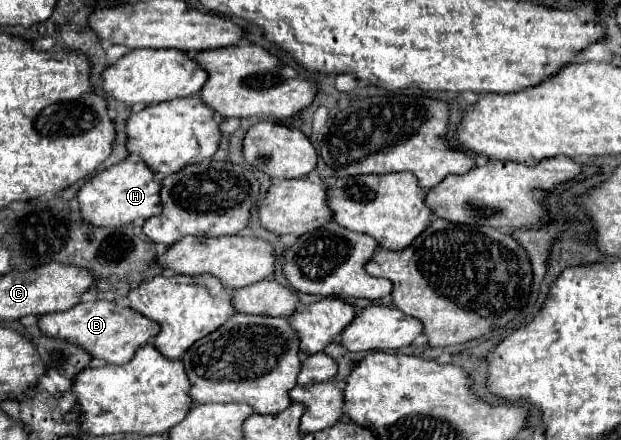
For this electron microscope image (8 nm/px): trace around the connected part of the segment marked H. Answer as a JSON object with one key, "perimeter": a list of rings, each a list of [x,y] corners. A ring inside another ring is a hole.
{"perimeter":[[[122,161],[98,171],[76,193],[82,219],[94,227],[120,227],[134,219],[148,219],[160,215],[160,177],[156,177],[142,161]]]}

